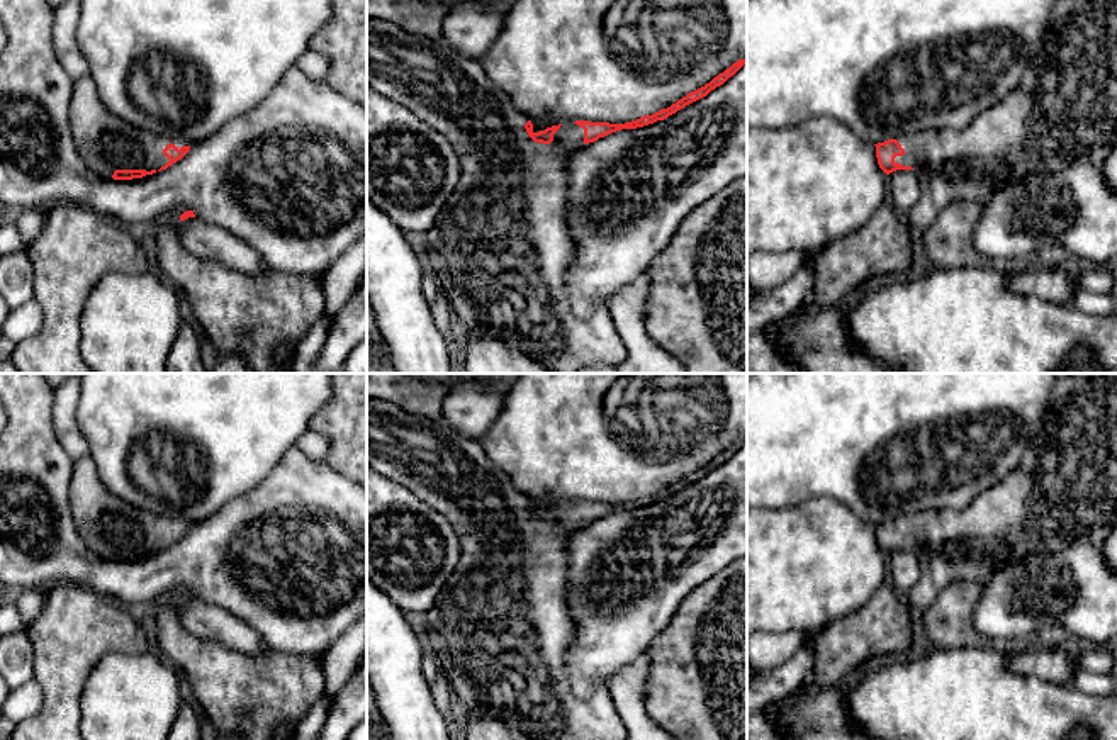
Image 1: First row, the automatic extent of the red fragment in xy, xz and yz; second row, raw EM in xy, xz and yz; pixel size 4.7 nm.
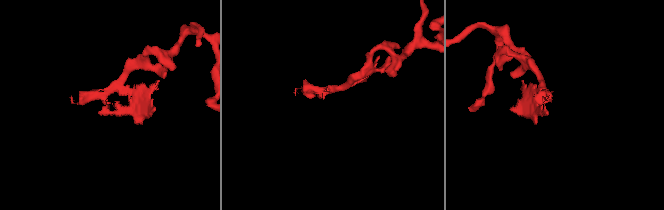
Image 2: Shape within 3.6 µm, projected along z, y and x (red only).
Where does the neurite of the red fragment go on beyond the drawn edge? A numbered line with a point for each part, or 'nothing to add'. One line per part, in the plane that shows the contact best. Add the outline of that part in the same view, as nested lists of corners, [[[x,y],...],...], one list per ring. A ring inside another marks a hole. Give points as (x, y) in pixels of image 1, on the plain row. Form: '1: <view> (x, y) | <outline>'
1: xy (107, 523) | [[[90,457],[73,462],[68,492],[80,536],[97,555],[107,560],[115,550],[158,552],[170,541],[163,535],[170,523],[178,530],[194,524],[183,518],[148,513],[112,496]]]

